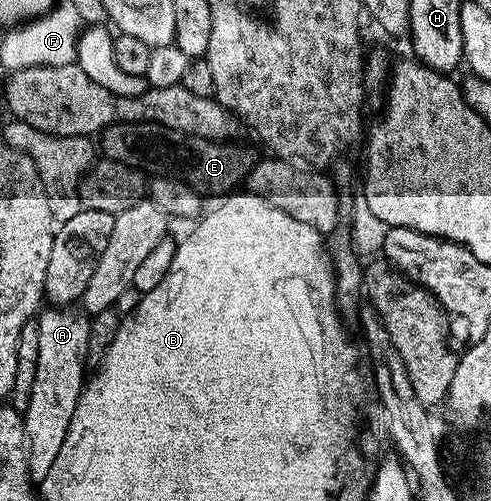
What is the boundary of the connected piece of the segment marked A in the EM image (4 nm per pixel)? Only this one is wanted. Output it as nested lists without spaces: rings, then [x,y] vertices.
[[[49,307],[39,315],[39,356],[31,386],[29,404],[24,409],[25,432],[30,437],[29,471],[36,484],[42,483],[60,454],[76,404],[86,383],[86,358],[90,349],[91,319],[77,307]]]

